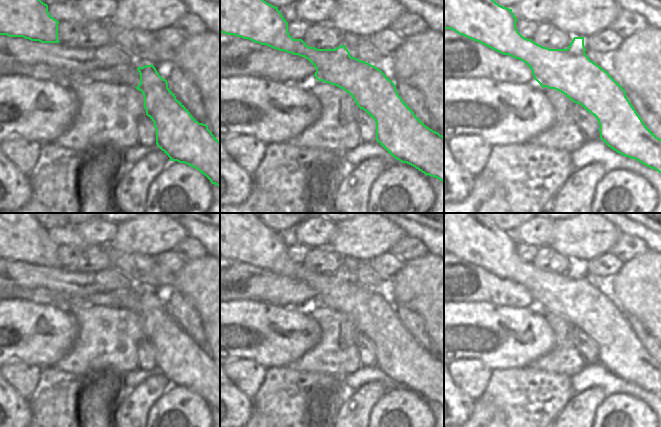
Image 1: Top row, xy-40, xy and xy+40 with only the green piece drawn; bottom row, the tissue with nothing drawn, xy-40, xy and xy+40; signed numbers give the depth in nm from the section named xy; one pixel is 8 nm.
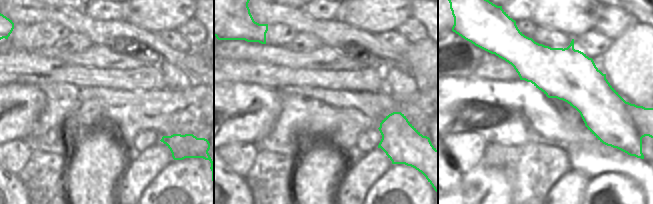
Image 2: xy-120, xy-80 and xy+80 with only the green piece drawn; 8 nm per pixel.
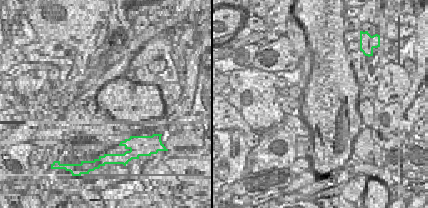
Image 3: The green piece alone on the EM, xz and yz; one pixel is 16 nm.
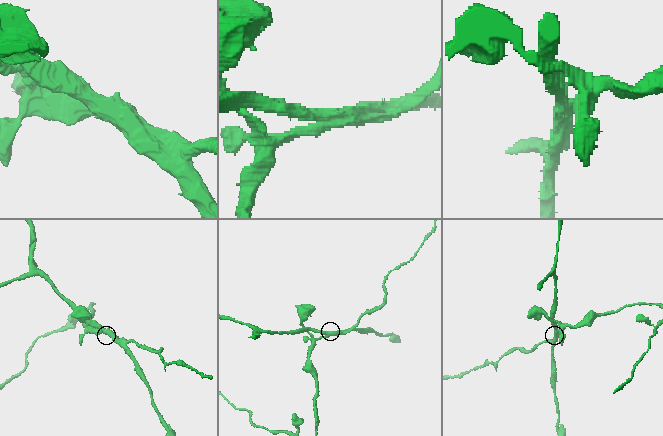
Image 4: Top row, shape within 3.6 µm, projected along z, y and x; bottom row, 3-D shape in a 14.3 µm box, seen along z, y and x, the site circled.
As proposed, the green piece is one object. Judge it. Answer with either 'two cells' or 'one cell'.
two cells

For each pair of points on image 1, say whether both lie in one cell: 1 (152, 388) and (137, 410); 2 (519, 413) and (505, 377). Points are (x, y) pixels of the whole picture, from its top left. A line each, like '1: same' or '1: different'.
1: same
2: same

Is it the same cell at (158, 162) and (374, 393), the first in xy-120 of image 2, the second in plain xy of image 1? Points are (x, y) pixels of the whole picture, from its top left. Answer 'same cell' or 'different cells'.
same cell

